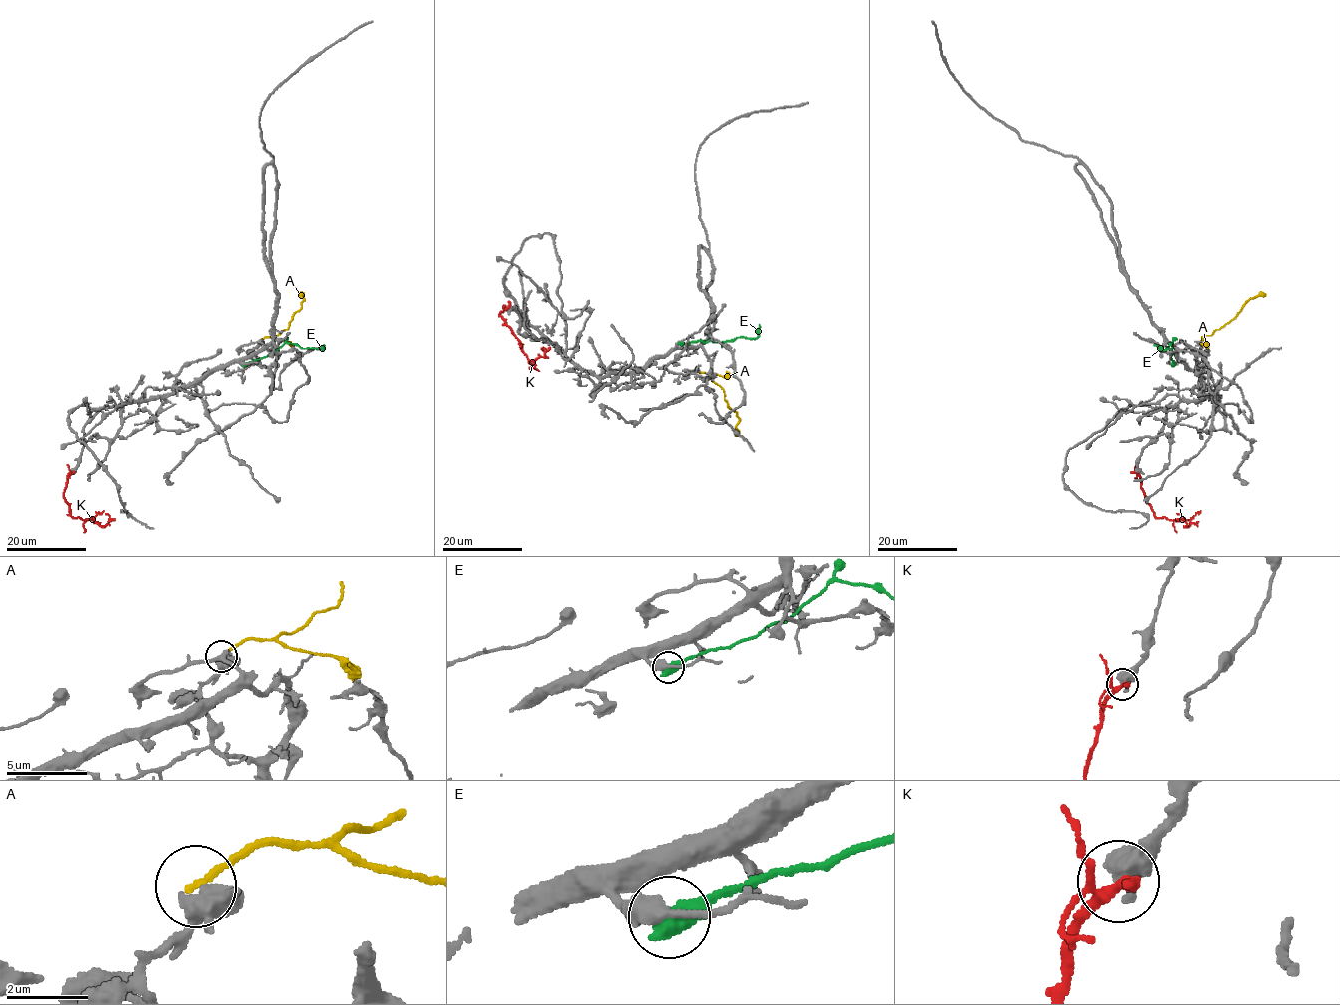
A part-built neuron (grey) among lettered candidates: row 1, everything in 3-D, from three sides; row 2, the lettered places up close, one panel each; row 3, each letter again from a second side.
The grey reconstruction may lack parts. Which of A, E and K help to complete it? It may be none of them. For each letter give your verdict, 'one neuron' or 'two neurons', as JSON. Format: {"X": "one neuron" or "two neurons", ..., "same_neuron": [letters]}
{"A": "two neurons", "E": "two neurons", "K": "two neurons", "same_neuron": []}

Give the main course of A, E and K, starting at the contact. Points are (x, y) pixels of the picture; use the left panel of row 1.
A: (259, 341), (288, 328), (292, 316), (301, 308), (303, 293)
E: (244, 364), (267, 356), (286, 342), (297, 343), (303, 348), (323, 349), (323, 344)
K: (73, 472), (64, 494), (71, 515), (83, 520), (93, 519), (102, 526), (109, 522), (108, 513)

